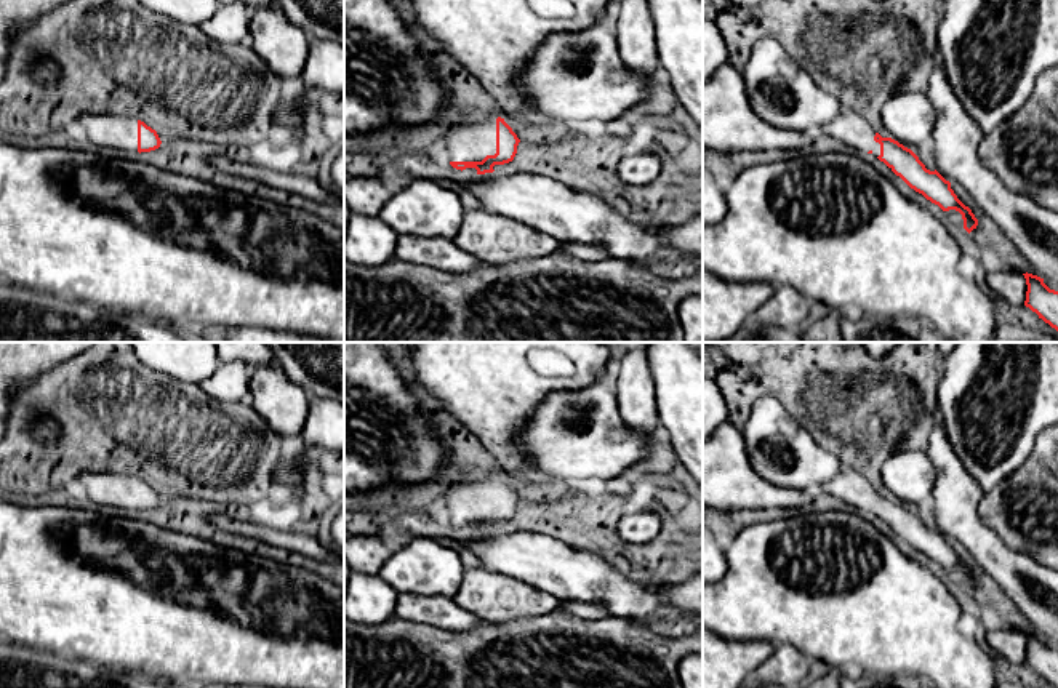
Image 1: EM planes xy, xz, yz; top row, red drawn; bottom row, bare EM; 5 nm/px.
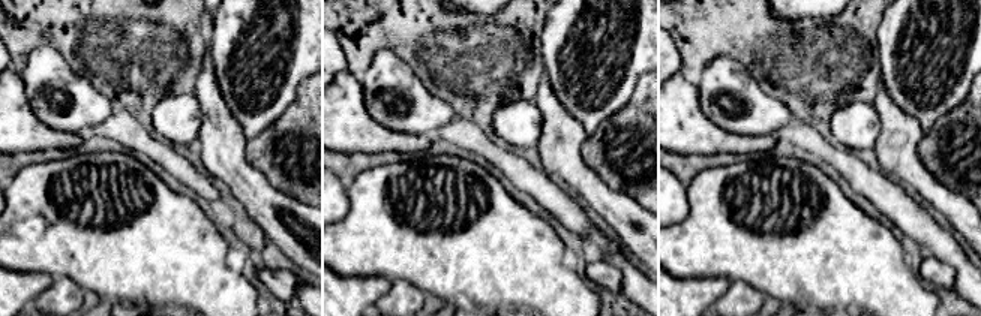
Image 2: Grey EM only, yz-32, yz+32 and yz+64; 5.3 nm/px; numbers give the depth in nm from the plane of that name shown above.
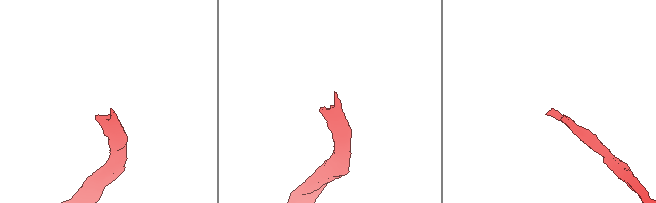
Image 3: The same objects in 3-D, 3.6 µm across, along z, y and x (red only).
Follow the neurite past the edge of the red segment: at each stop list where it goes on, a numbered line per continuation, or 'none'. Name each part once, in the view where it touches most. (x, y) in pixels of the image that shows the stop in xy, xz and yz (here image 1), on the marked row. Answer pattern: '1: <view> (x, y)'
1: xz (472, 141)

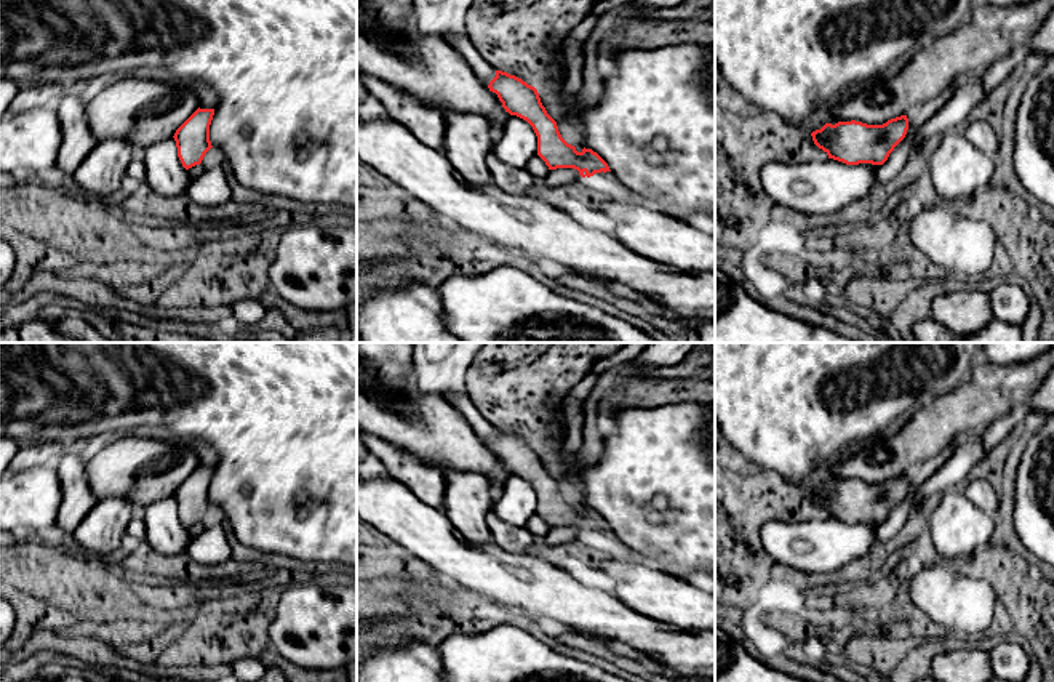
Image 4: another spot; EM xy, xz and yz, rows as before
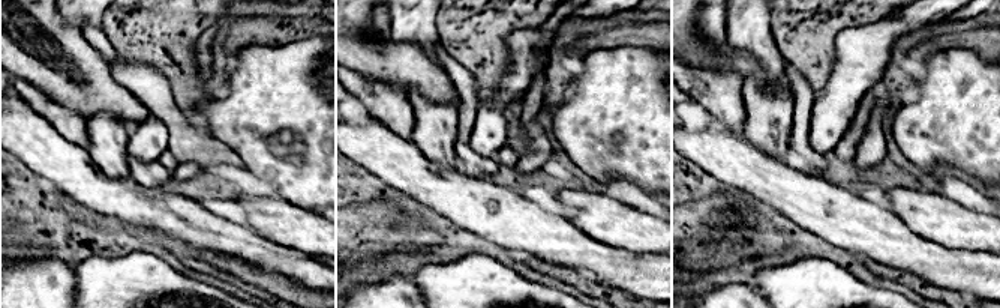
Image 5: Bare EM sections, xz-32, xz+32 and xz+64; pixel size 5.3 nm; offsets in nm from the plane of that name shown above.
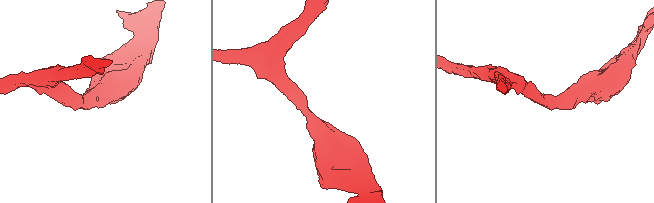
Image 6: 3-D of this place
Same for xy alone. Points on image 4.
none

